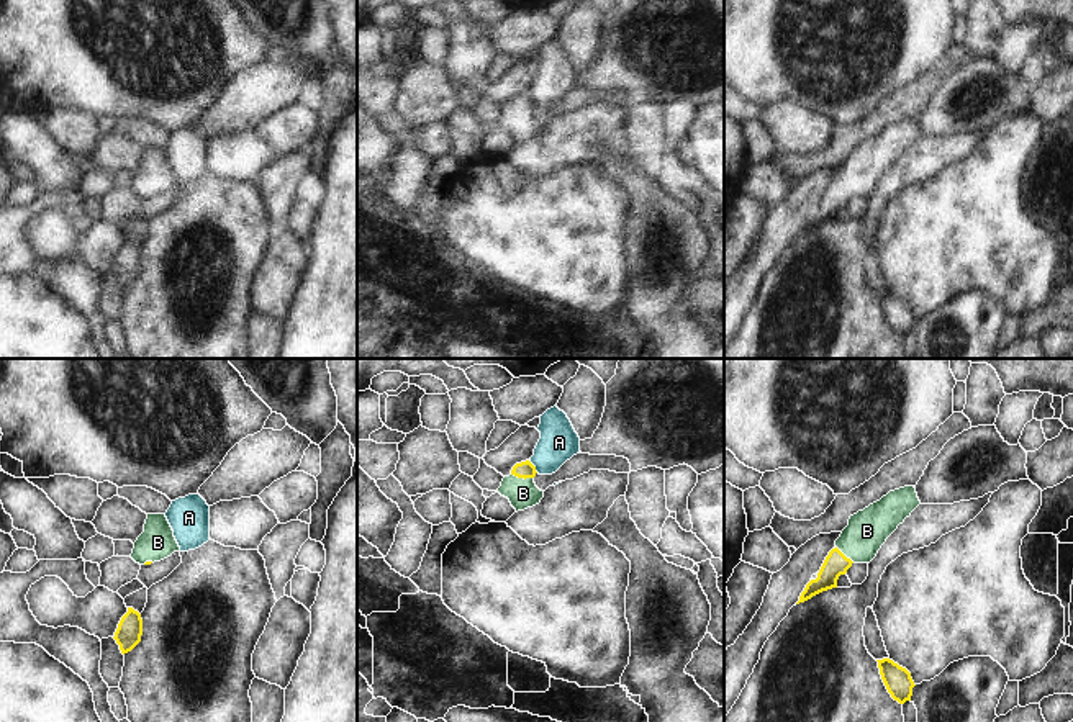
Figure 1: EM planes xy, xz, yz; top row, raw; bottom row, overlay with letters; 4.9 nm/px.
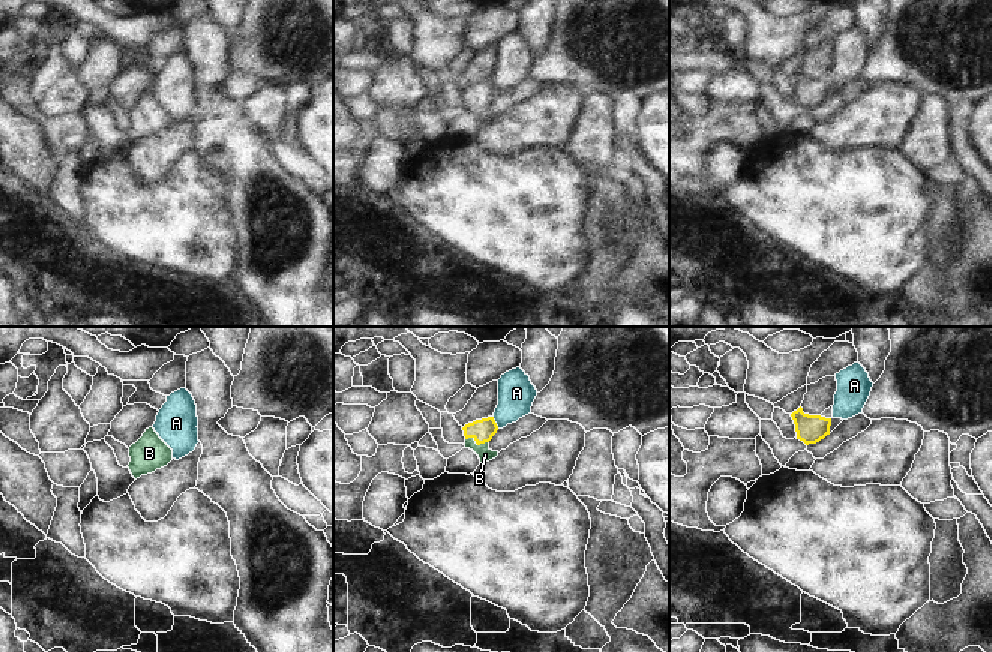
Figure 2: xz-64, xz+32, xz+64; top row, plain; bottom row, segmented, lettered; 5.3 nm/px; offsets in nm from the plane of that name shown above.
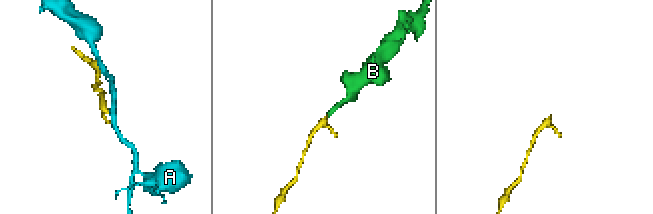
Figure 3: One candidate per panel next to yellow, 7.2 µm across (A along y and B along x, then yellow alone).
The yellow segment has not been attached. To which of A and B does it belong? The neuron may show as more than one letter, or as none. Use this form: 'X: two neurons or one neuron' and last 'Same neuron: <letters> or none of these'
A: two neurons
B: one neuron
Same neuron: B

